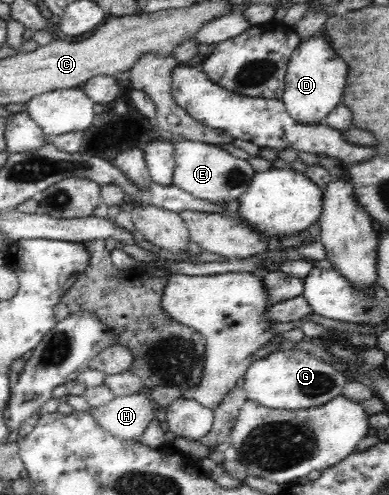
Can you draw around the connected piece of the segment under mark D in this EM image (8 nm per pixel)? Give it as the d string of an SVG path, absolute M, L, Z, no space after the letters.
M320 30L306 40L301 40L292 52L285 75L285 90L281 99L287 113L300 123L324 123L325 115L342 102L346 75L348 67L334 53L324 31Z

